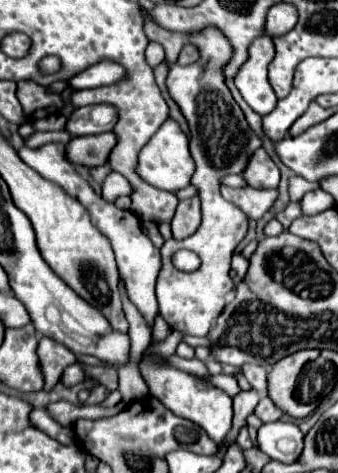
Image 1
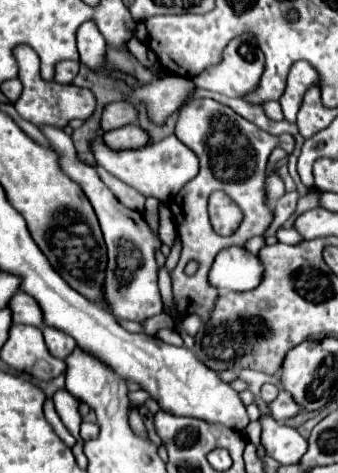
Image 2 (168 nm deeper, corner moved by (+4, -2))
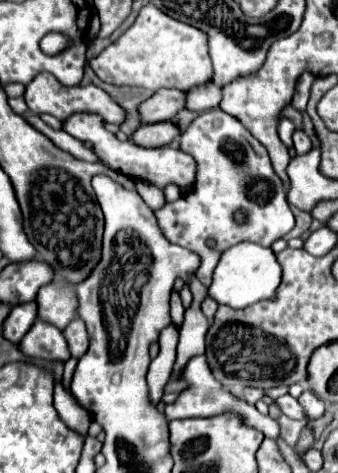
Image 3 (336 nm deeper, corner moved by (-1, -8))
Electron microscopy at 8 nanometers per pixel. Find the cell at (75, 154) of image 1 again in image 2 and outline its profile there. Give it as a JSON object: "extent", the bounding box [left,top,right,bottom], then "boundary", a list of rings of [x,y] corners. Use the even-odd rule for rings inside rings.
{"extent":[103,124,149,150],"boundary":[[[129,124],[129,126],[123,126],[123,128],[117,128],[117,130],[111,130],[103,136],[105,144],[115,148],[115,150],[125,150],[125,148],[141,148],[149,142],[149,134],[135,126],[135,124]]]}

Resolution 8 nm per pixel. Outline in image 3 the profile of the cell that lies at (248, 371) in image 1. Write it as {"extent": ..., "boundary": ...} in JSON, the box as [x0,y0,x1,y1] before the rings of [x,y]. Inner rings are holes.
{"extent":[276,394,304,420],"boundary":[[[284,394],[284,396],[276,398],[276,404],[278,404],[278,408],[280,408],[288,418],[294,418],[294,420],[302,420],[302,418],[304,418],[304,412],[302,412],[298,400],[292,398],[290,394]]]}

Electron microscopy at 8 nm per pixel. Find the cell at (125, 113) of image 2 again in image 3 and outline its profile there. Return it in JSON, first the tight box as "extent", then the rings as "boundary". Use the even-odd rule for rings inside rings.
{"extent":[138,88,184,124],"boundary":[[[160,88],[158,92],[154,92],[152,98],[148,98],[138,106],[138,116],[142,124],[166,122],[182,108],[184,108],[184,94],[180,90]]]}

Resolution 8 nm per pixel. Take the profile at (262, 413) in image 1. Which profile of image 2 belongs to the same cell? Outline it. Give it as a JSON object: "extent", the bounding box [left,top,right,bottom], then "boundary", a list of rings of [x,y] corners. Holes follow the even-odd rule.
{"extent":[269,390,301,422],"boundary":[[[281,390],[279,396],[277,396],[277,400],[273,400],[273,402],[269,404],[269,410],[271,410],[271,414],[273,414],[275,420],[285,422],[287,418],[293,418],[301,408],[299,408],[299,404],[291,398],[291,394],[285,394],[285,390]]]}

